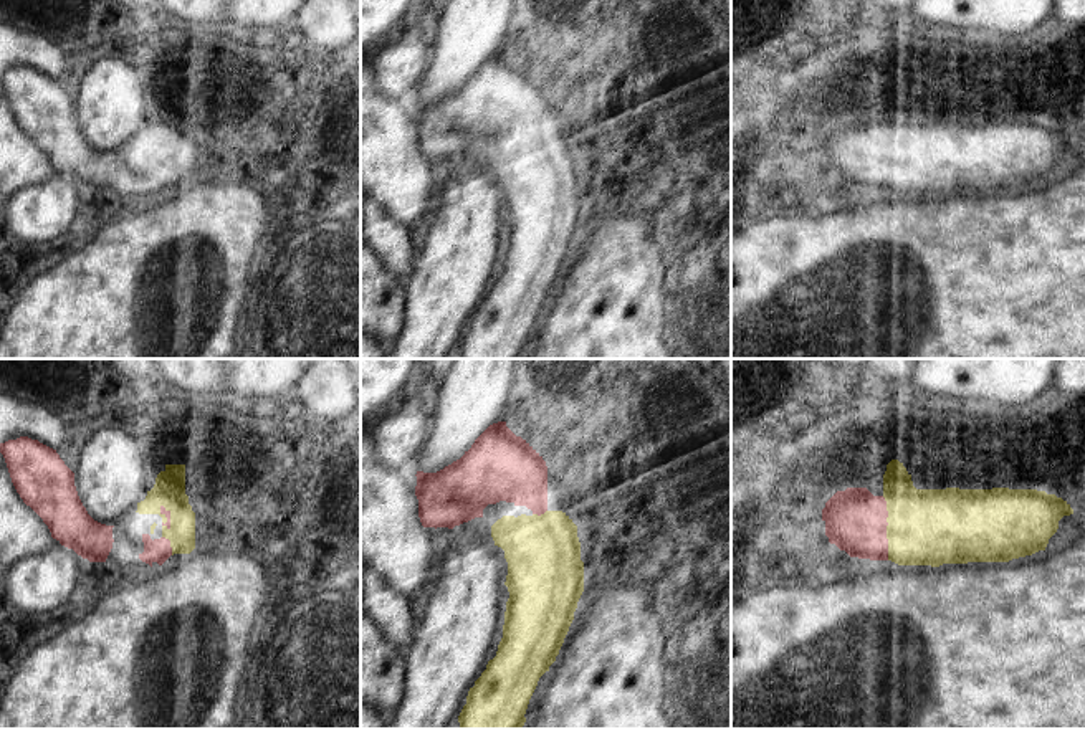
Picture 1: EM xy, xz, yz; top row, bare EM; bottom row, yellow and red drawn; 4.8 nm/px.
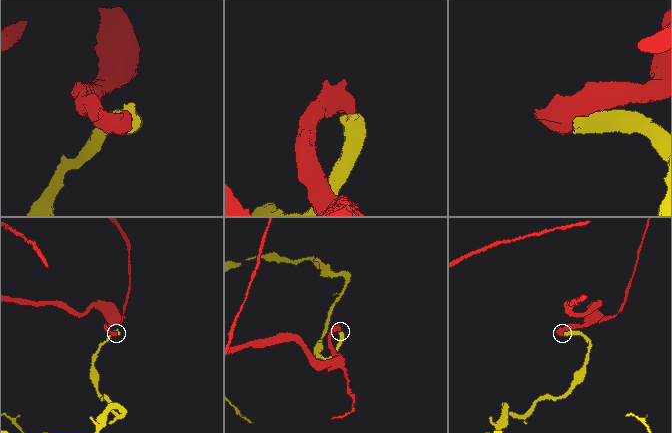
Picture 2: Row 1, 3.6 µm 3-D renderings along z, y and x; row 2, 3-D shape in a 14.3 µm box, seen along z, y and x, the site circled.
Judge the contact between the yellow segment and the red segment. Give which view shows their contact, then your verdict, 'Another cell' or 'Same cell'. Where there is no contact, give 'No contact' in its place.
Touches yellow in yz. Same cell.

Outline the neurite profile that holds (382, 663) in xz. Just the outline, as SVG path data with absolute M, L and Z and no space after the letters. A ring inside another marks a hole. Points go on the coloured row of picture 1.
M361 603L361 706L372 708L390 729L405 688L405 653L387 640Z

